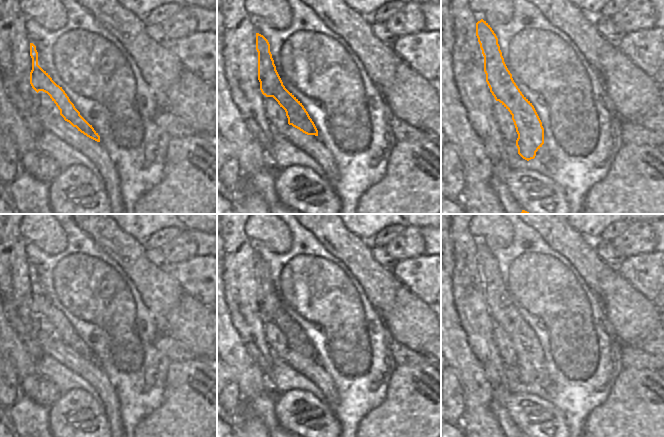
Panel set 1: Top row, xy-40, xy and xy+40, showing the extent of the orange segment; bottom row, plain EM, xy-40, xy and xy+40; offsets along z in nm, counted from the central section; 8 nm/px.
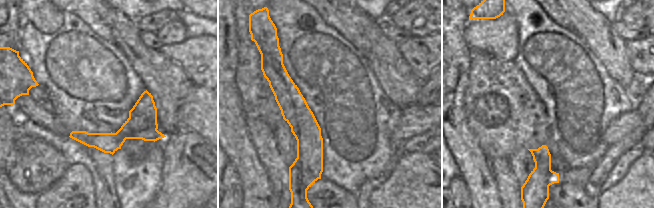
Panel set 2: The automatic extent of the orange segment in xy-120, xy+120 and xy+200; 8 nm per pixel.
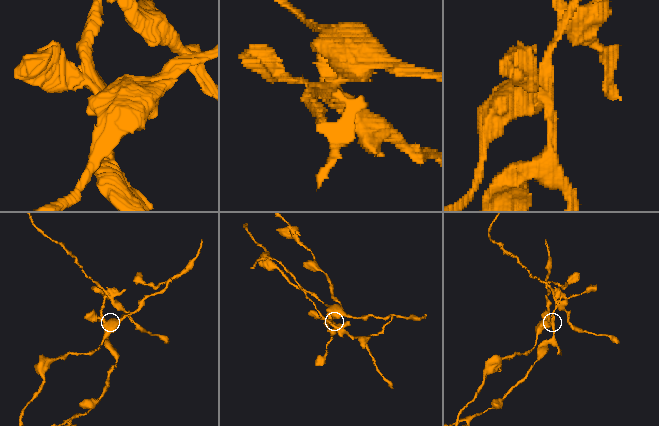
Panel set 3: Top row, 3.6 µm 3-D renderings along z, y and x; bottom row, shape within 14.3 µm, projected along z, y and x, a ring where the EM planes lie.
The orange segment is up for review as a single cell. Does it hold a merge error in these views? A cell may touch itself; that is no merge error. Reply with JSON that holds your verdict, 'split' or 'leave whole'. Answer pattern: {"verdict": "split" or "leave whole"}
{"verdict": "split"}

